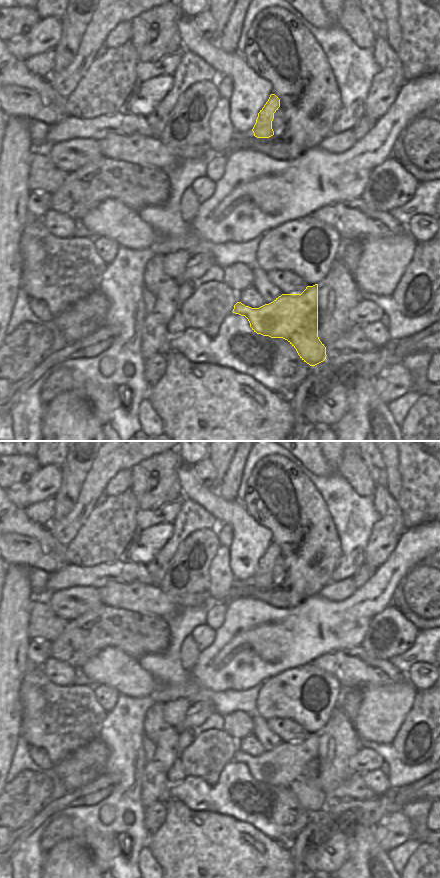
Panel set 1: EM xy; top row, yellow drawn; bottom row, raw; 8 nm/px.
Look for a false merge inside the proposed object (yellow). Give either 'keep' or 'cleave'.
keep

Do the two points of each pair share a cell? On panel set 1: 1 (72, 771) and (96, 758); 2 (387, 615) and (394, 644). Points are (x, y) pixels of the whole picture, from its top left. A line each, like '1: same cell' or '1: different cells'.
1: same cell
2: same cell

